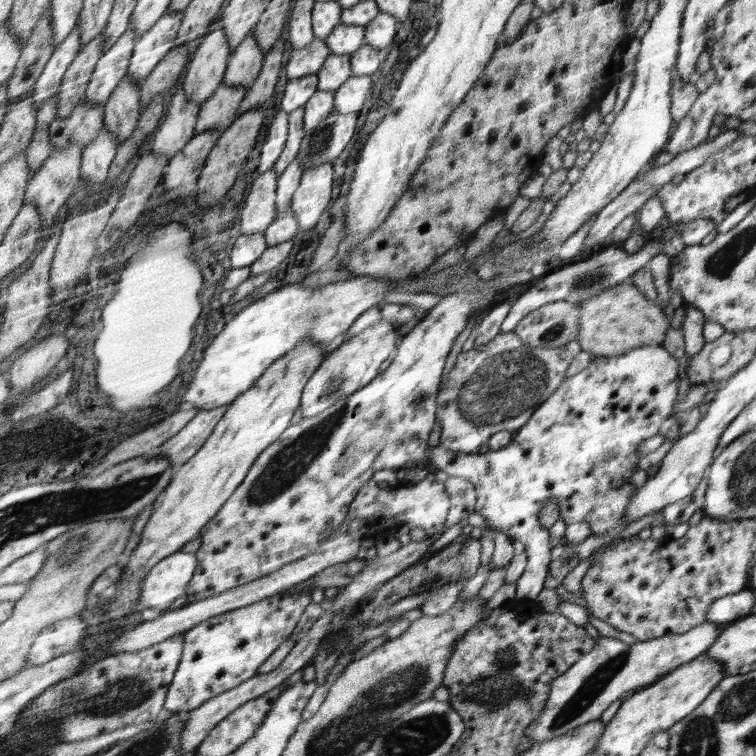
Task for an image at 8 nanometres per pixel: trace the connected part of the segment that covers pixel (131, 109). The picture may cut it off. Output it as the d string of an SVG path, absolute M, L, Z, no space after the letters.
M126 74L105 102L103 128L115 134L120 145L132 134L141 115L139 88Z

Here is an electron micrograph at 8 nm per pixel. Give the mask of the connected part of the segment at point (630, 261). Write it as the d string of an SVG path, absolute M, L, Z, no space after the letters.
M663 235L655 239L649 237L646 244L634 254L628 254L619 245L612 244L603 250L597 250L597 252L591 255L591 257L588 257L588 259L580 260L578 258L570 263L565 263L558 271L547 273L542 276L542 280L540 280L538 284L532 286L528 291L519 296L517 301L512 303L508 314L503 319L500 333L512 333L516 325L527 314L530 314L530 312L545 304L556 301L568 301L576 305L577 302L588 300L604 292L606 289L620 284L640 268L648 266L650 260L652 260L656 254L664 253L663 242Z

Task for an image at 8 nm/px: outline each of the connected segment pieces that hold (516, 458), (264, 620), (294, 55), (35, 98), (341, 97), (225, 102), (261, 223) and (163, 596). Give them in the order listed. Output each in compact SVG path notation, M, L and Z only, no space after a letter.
M652 344L650 346L641 346L634 350L629 350L626 354L620 356L596 356L595 359L589 364L589 367L584 369L578 374L574 374L567 380L564 380L559 386L559 389L555 391L548 399L532 414L530 421L523 427L514 432L512 441L506 446L499 448L498 450L489 450L486 454L459 454L452 452L447 448L438 445L432 452L430 452L430 460L432 464L438 467L440 471L446 472L450 477L460 476L466 478L472 484L474 484L476 490L479 490L477 495L477 501L475 502L475 512L482 513L485 516L488 525L488 533L498 534L498 532L504 532L510 540L515 542L520 541L526 551L526 566L524 572L520 575L520 578L516 581L516 590L514 600L523 600L529 603L535 603L535 599L538 594L544 590L545 578L547 572L550 569L552 557L550 552L552 547L550 544L550 536L548 528L544 527L542 519L540 519L540 512L546 506L546 502L556 499L559 504L560 518L565 522L566 525L572 524L573 522L582 522L588 520L589 524L593 526L593 533L596 535L602 534L610 537L618 537L632 522L627 522L626 512L627 506L634 500L636 488L628 482L628 476L634 474L634 466L638 462L638 454L636 454L636 446L652 436L658 435L658 428L662 424L662 420L666 418L670 419L670 414L674 412L674 400L676 400L676 394L678 394L678 362L676 358L672 358L668 354L668 350L664 350L662 345Z
M280 592L250 606L207 618L187 630L188 642L183 642L184 662L180 662L180 670L176 669L176 682L171 682L168 686L164 709L174 713L193 711L211 698L251 680L262 663L292 634L308 604L310 596L282 596Z
M315 39L303 49L292 49L290 60L286 64L288 79L302 78L317 75L318 70L324 66L326 58L331 53L325 41Z
M75 26L74 30L60 43L60 46L54 49L38 81L34 83L31 94L33 106L39 108L43 102L57 94L66 70L81 48L80 29L79 26Z
M370 75L351 77L346 80L340 88L334 91L335 110L338 114L348 114L348 112L358 112L364 104L366 94L370 92Z
M221 84L216 92L200 106L193 136L207 130L225 132L237 118L236 111L246 91L245 86Z
M272 168L251 178L245 203L240 212L242 235L263 233L269 224L276 220L277 175Z
M179 551L164 558L143 580L141 596L137 601L138 609L168 608L190 587L197 567L198 559L194 553Z

